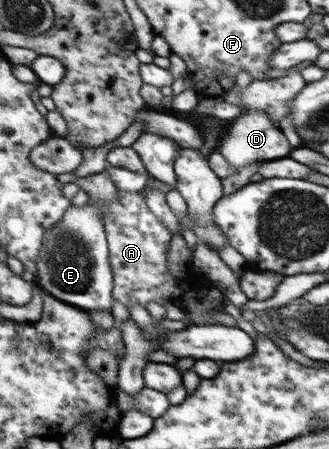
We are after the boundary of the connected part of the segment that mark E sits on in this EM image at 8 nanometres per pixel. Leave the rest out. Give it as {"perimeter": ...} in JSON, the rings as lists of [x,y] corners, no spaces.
{"perimeter":[[[104,171],[86,177],[76,177],[73,173],[64,172],[57,174],[56,179],[62,184],[77,184],[87,193],[89,199],[83,206],[69,206],[60,222],[44,233],[36,261],[35,280],[48,294],[70,306],[88,313],[93,310],[111,310],[114,273],[110,266],[109,246],[101,210],[107,206],[109,200],[117,199],[119,190]]]}

